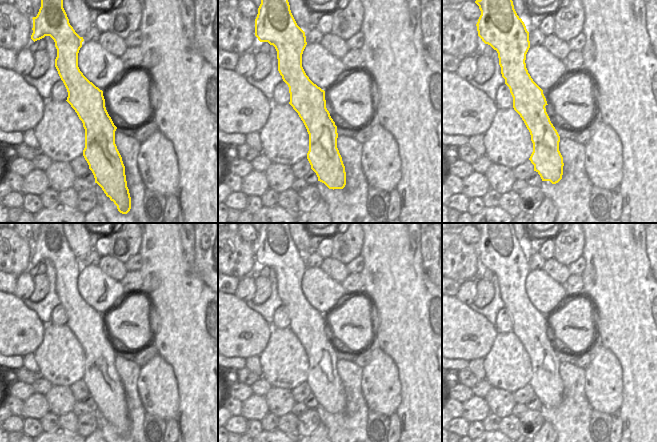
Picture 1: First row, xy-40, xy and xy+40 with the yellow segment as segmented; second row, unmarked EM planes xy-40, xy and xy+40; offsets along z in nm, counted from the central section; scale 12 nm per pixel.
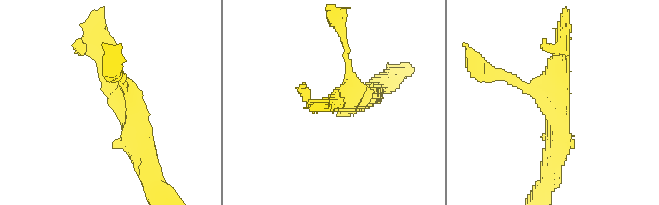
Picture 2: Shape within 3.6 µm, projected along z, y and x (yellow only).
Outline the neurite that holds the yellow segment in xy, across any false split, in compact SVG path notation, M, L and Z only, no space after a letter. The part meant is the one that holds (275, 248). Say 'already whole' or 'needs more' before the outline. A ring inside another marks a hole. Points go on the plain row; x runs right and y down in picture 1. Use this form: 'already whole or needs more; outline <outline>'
already whole; outline M261 223L255 243L255 260L260 266L268 266L277 275L278 295L289 311L289 328L298 337L309 358L307 383L318 405L329 413L343 413L346 396L337 372L337 350L326 332L325 315L314 308L302 291L302 278L307 269L305 256L297 249L288 223Z

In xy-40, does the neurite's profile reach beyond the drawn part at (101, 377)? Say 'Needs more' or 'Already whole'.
Already whole.

